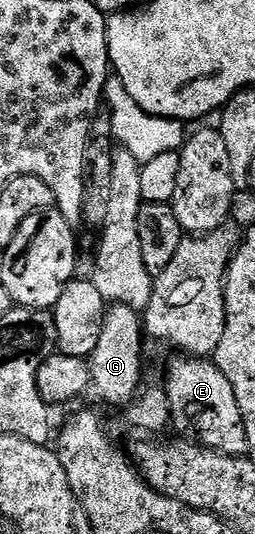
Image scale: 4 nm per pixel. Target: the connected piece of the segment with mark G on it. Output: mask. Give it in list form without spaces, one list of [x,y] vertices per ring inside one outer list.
[[[121,148],[114,151],[112,164],[112,208],[108,220],[100,227],[102,243],[98,246],[98,259],[94,262],[92,280],[100,296],[104,296],[111,303],[119,302],[122,306],[107,305],[104,332],[100,332],[100,344],[96,344],[96,352],[92,352],[88,359],[90,364],[90,383],[93,393],[110,406],[129,407],[139,395],[140,370],[142,368],[142,338],[144,339],[144,318],[139,312],[145,311],[150,303],[154,291],[155,275],[148,272],[144,264],[144,252],[140,252],[140,208],[144,204],[140,196],[140,172],[142,163],[132,156],[132,152]]]

